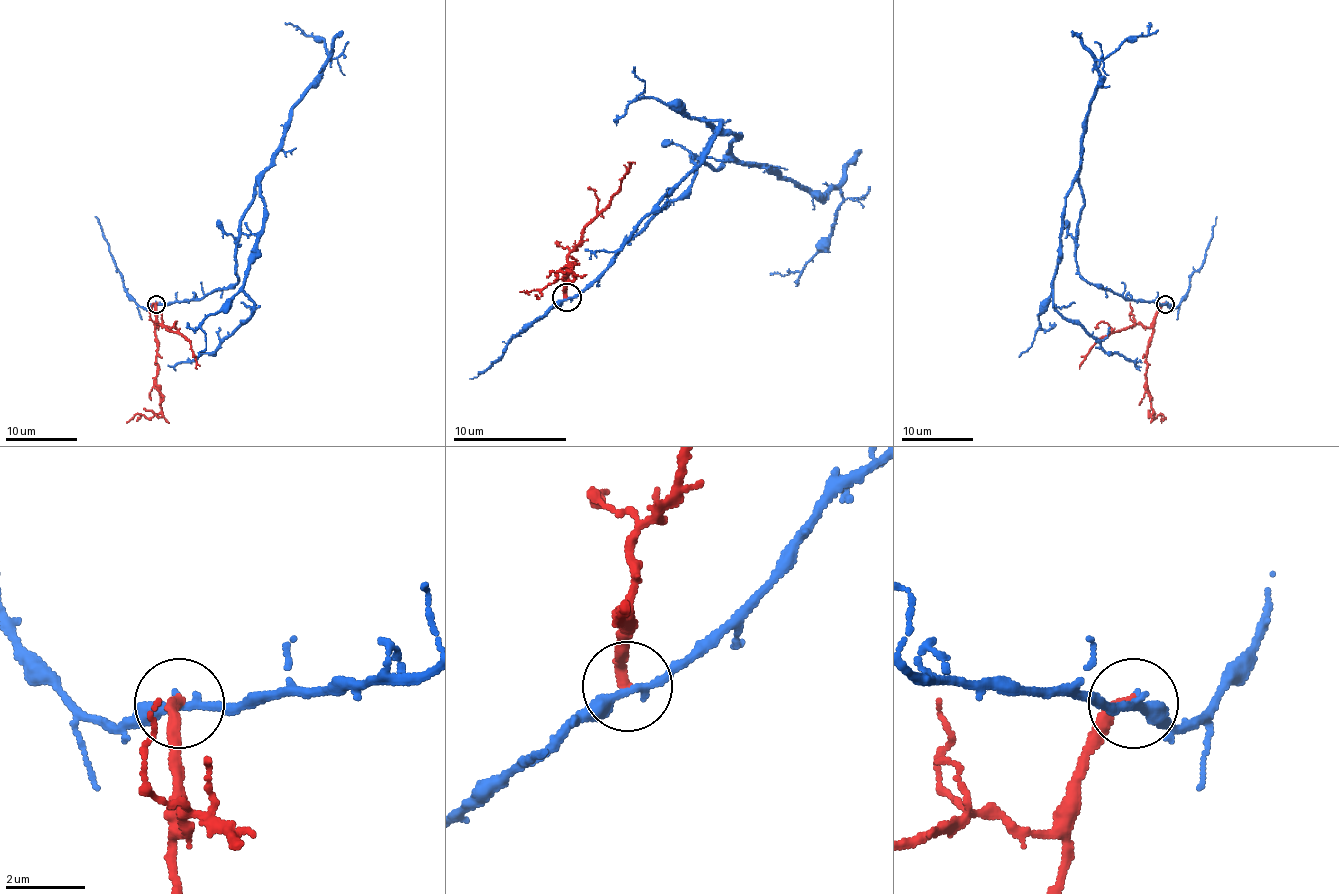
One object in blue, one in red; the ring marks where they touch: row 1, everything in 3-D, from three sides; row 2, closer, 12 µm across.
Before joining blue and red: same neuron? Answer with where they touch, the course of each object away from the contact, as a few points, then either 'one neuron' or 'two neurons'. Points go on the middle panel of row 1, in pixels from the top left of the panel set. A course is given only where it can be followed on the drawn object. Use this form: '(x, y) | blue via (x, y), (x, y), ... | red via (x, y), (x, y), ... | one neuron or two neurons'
(566, 297) | blue via (567, 297), (735, 134), (704, 120), (721, 123), (704, 157), (615, 251), (584, 248) | red via (567, 297), (564, 282), (567, 268), (573, 274), (573, 279), (558, 279), (519, 291) | two neurons

